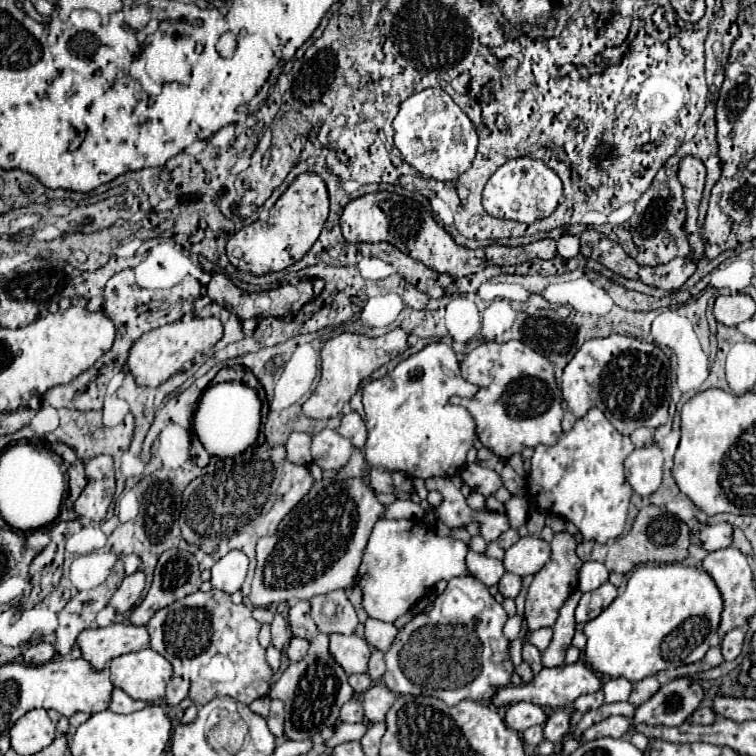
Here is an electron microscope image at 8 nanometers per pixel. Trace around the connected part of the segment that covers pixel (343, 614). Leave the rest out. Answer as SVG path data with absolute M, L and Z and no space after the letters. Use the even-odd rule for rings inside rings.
M343 591L317 595L311 599L311 615L321 633L351 635L357 627L357 613Z

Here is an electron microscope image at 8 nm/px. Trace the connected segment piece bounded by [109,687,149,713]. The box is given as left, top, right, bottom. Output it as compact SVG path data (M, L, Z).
M115 687L113 695L111 695L111 701L109 701L109 711L113 711L113 713L133 713L137 709L143 709L145 705L149 705L149 703L135 701L125 691L121 691L121 689Z

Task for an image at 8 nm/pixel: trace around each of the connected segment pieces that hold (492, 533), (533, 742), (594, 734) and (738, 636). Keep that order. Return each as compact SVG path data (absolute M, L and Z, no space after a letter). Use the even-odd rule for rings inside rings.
M473 511L471 513L471 521L477 521L481 525L481 531L479 535L491 543L491 541L497 541L499 535L503 531L509 529L509 521L503 513L491 513L491 511Z
M535 725L535 727L529 727L527 731L523 731L523 741L531 747L537 747L543 741L543 725Z
M623 715L609 717L609 719L593 725L591 729L587 729L585 735L583 735L583 741L591 741L591 739L597 739L597 737L619 739L619 737L623 737L629 731L629 727L631 727L631 723L629 723L627 717L623 717Z
M733 629L729 631L723 641L721 641L721 653L723 653L723 659L725 661L733 661L739 653L741 653L741 647L743 647L743 629Z

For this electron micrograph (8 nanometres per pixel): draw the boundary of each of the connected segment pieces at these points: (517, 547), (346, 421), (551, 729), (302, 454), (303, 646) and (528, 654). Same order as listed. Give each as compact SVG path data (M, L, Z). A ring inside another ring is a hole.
M521 537L513 547L505 551L505 571L519 577L537 575L551 559L551 545L539 537Z
M351 411L347 415L343 415L343 421L337 429L343 437L347 437L357 449L363 449L365 447L365 441L367 441L367 431L365 431L365 423L361 419L359 413Z
M567 707L555 709L553 715L549 717L549 721L545 723L545 739L549 739L549 741L563 739L569 731L569 725L571 725L569 717L571 717L571 711Z
M291 433L289 441L287 441L287 459L295 465L305 465L309 467L311 465L311 453L309 453L309 447L311 447L311 435L307 433Z
M293 637L289 647L287 647L287 655L289 655L289 661L297 661L297 659L303 659L305 651L309 649L309 641L307 639L301 639L301 637Z
M529 641L523 643L523 661L531 665L533 669L533 675L537 675L541 669L543 669L543 663L541 663L541 653L535 645L531 645Z

